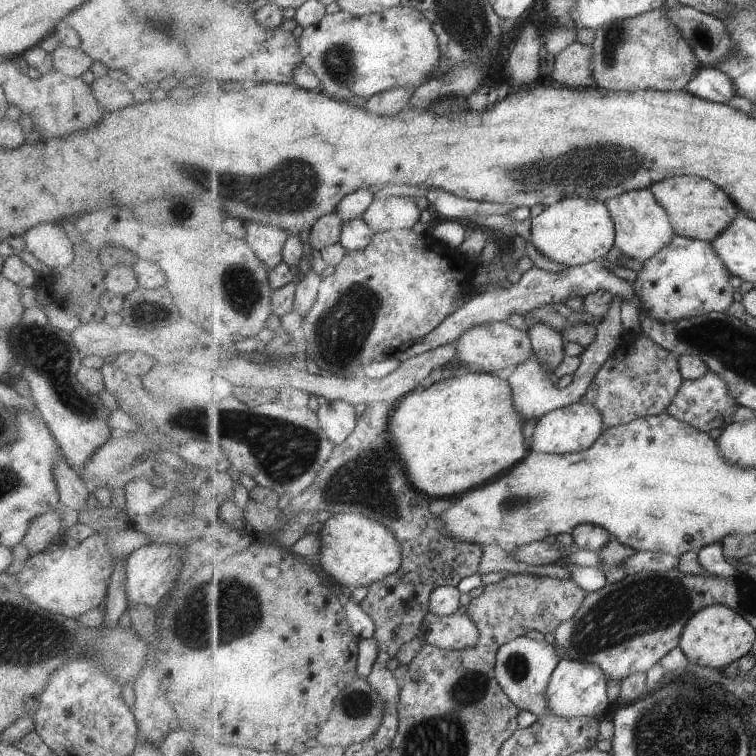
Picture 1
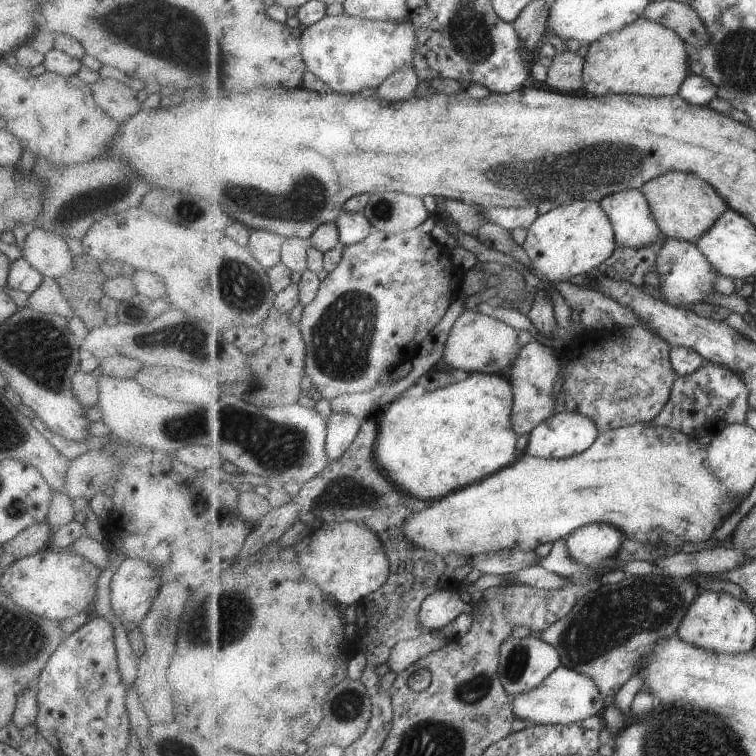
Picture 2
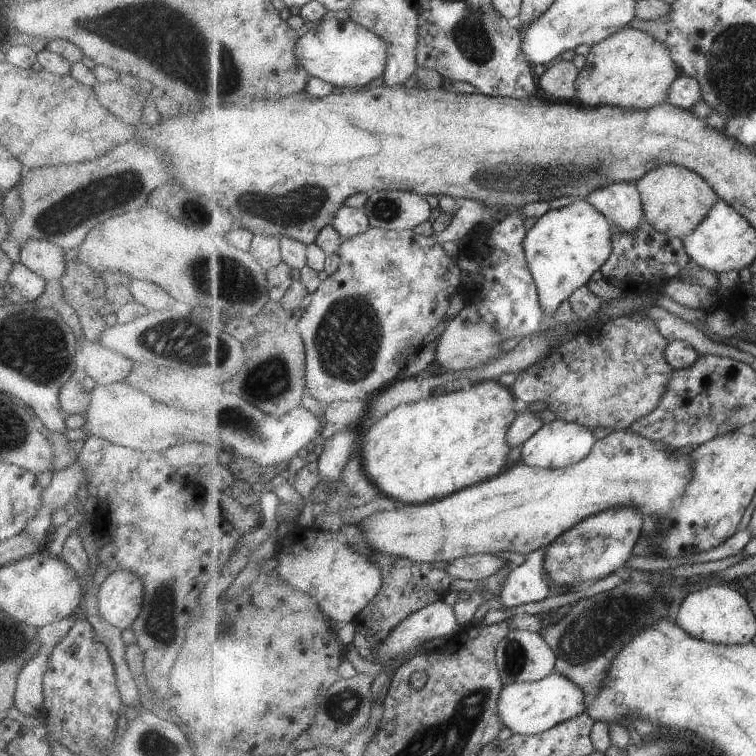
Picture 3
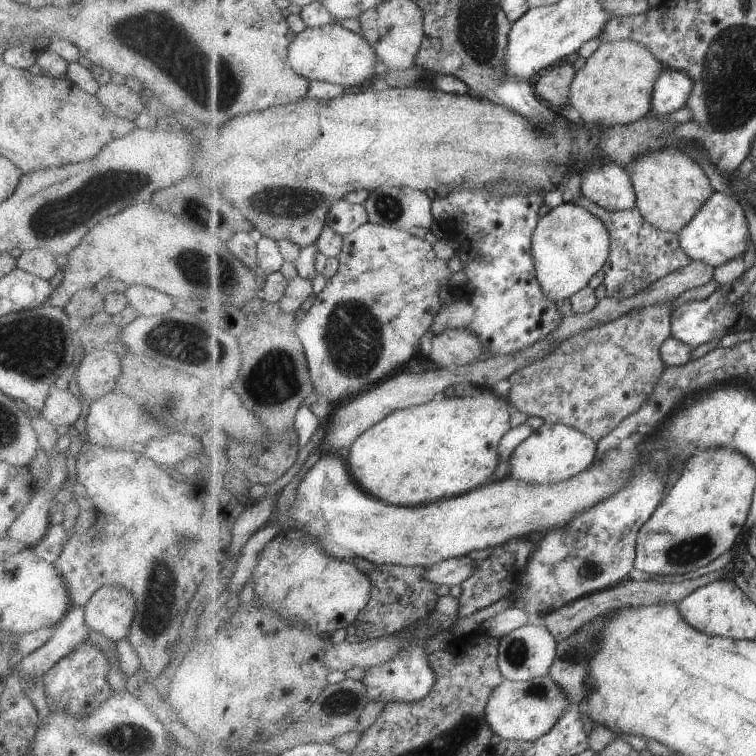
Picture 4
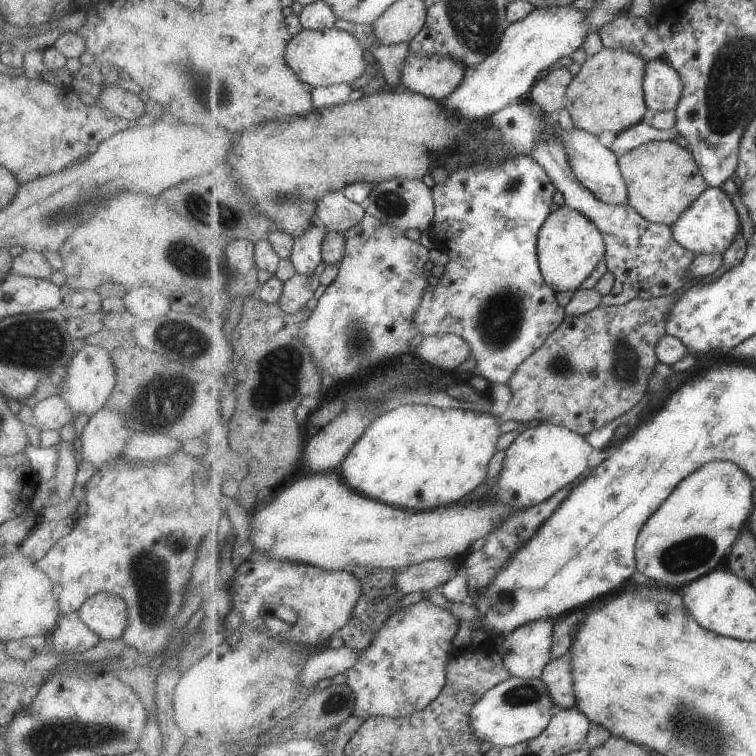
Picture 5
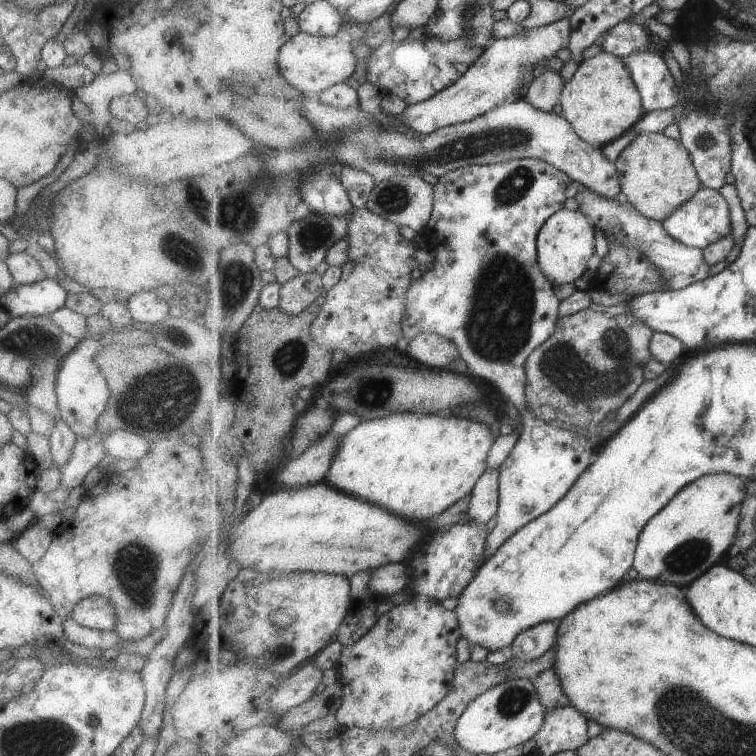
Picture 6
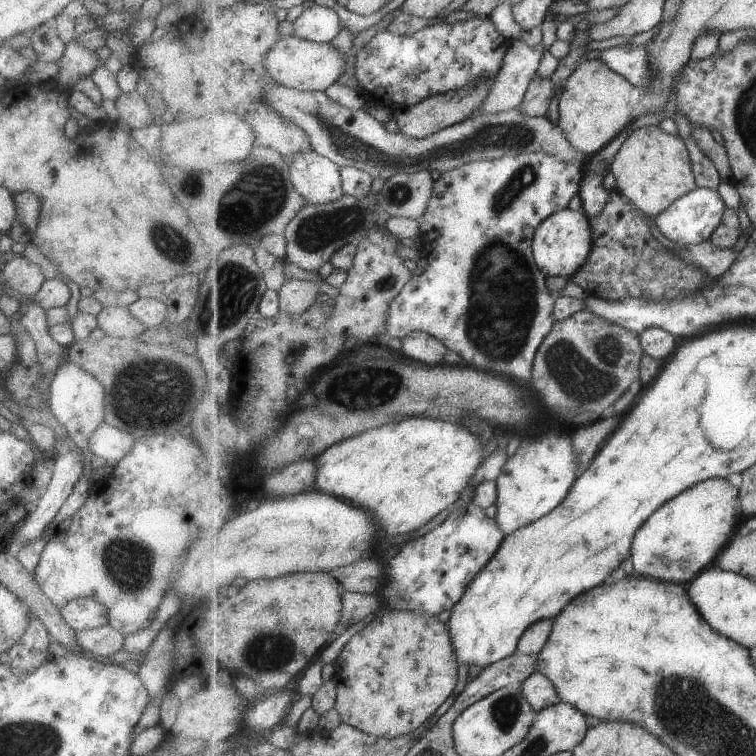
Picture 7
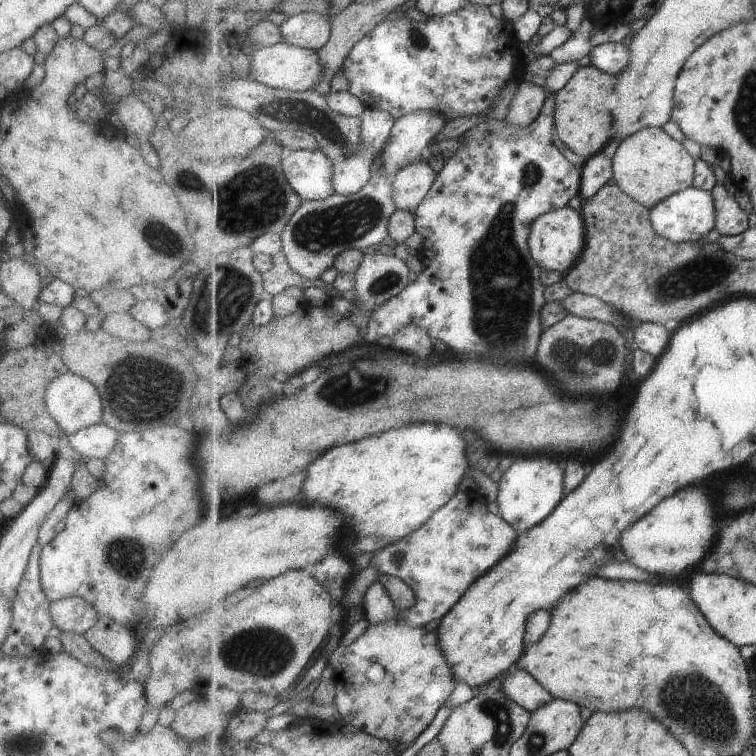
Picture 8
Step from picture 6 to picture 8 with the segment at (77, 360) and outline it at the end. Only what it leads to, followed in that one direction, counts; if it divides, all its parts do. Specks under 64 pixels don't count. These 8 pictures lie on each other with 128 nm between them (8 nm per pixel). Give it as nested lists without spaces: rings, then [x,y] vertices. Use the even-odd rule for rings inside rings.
[[[65,371],[65,374],[60,374],[49,382],[45,389],[44,402],[47,412],[55,420],[62,433],[66,435],[101,423],[103,406],[101,398],[97,394],[97,388],[91,382],[87,382],[87,378],[81,378],[72,372]]]

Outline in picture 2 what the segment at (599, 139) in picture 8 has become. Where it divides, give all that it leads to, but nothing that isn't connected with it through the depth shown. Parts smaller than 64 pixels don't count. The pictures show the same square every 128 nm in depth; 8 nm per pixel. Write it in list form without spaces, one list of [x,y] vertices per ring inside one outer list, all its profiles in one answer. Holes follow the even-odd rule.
[[[645,16],[593,42],[585,58],[584,93],[597,97],[615,94],[675,96],[691,73],[686,42],[675,30]]]

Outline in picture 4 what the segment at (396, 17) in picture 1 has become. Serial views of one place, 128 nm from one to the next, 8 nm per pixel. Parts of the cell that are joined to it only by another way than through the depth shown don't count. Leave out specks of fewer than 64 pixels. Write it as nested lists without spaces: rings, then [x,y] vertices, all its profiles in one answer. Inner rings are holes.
[[[339,23],[307,27],[297,33],[296,40],[289,46],[288,58],[293,70],[310,81],[340,84],[345,88],[370,85],[375,66],[380,61],[376,47],[364,34],[356,34]]]

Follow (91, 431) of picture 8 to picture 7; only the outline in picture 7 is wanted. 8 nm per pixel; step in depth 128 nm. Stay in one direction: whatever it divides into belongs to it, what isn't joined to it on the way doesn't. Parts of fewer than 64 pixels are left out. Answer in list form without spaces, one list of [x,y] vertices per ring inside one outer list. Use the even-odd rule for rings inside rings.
[[[103,421],[89,439],[88,455],[94,454],[108,463],[115,463],[131,450],[131,446],[133,438],[129,434]]]

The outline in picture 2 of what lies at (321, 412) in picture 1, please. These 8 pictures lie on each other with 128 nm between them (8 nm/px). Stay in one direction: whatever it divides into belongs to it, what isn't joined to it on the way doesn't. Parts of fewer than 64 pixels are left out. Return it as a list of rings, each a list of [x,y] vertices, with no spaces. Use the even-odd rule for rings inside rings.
[[[331,413],[328,418],[326,440],[327,456],[329,456],[330,463],[341,458],[349,450],[349,446],[357,438],[361,426],[362,422],[359,422],[358,418],[351,414]]]

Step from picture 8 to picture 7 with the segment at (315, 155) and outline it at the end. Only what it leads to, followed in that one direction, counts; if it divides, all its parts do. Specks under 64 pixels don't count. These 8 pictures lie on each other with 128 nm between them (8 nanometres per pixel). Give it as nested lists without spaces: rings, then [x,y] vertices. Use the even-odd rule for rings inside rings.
[[[314,150],[301,153],[290,164],[293,186],[307,205],[324,205],[337,202],[346,193],[341,167]]]

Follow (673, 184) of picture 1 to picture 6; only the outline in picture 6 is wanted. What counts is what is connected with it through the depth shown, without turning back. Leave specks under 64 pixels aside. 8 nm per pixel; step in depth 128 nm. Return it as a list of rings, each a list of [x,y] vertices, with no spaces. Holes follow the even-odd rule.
[[[641,133],[621,152],[616,164],[628,202],[643,216],[661,223],[703,188],[688,147],[680,139],[673,140],[663,133]]]

